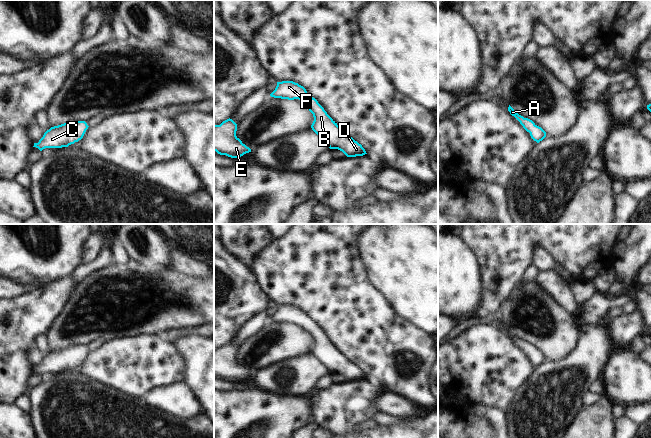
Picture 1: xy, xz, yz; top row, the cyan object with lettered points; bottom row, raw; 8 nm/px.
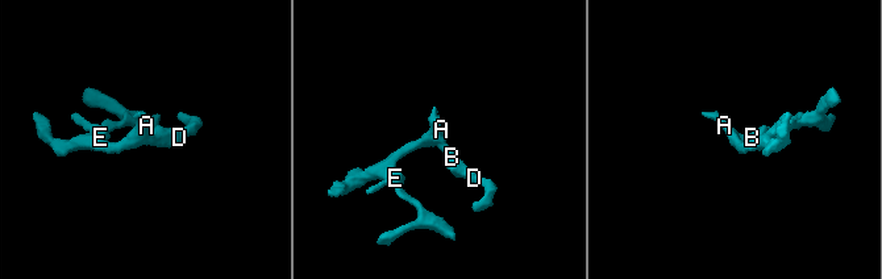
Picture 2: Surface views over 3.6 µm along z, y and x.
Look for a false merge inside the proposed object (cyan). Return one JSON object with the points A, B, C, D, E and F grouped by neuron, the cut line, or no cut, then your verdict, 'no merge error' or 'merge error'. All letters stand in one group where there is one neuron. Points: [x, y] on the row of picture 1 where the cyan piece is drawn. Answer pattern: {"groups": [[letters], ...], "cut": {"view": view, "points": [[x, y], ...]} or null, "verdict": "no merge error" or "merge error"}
{"groups": [["A", "B", "C", "D", "E", "F"]], "cut": null, "verdict": "no merge error"}

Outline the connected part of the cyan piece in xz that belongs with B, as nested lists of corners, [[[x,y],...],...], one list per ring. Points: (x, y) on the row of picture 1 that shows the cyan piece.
[[[293,81],[277,82],[275,90],[270,94],[271,97],[294,100],[299,99],[301,103],[313,114],[314,121],[311,125],[312,130],[329,146],[330,149],[338,149],[347,157],[363,156],[365,149],[350,137],[324,110],[324,108],[313,98],[306,89]]]

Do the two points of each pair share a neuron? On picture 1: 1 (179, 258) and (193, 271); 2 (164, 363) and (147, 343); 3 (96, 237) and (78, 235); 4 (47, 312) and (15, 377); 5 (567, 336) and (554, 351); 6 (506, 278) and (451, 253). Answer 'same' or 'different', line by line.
1: same
2: same
3: different
4: same
5: same
6: different

